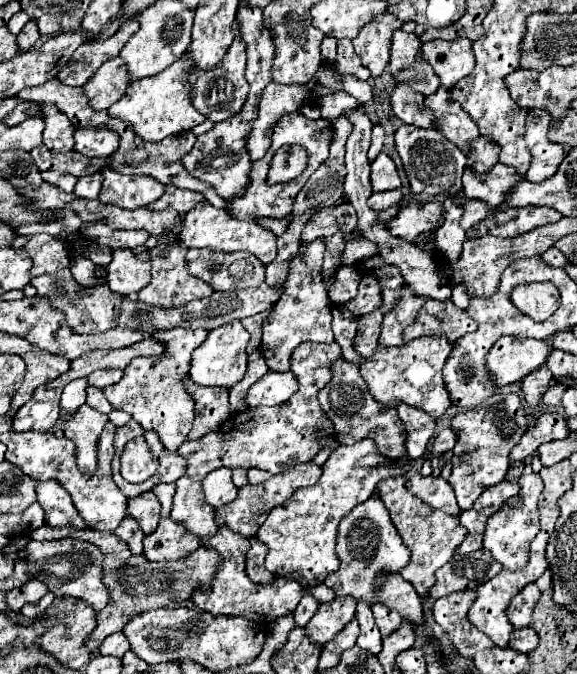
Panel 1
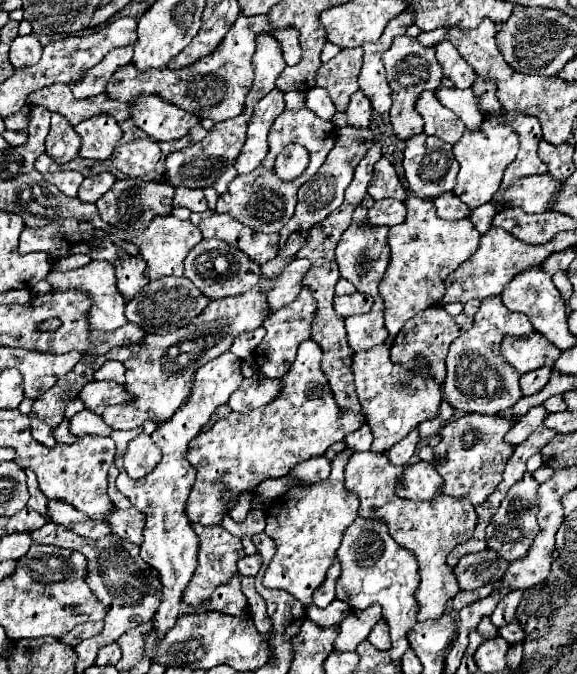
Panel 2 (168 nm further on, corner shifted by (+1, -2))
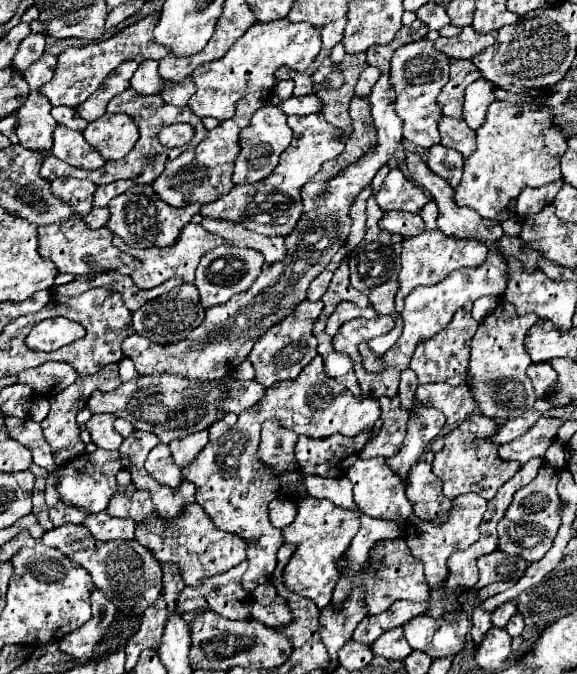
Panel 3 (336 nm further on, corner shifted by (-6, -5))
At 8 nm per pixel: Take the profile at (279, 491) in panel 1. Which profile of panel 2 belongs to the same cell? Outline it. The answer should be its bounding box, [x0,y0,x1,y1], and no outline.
[289,456,331,484]

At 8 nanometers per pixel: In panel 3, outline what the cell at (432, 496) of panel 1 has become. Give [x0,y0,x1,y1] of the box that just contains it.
[406,461,450,521]

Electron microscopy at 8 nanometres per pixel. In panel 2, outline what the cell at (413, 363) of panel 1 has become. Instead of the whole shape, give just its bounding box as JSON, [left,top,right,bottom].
[353,344,441,452]

